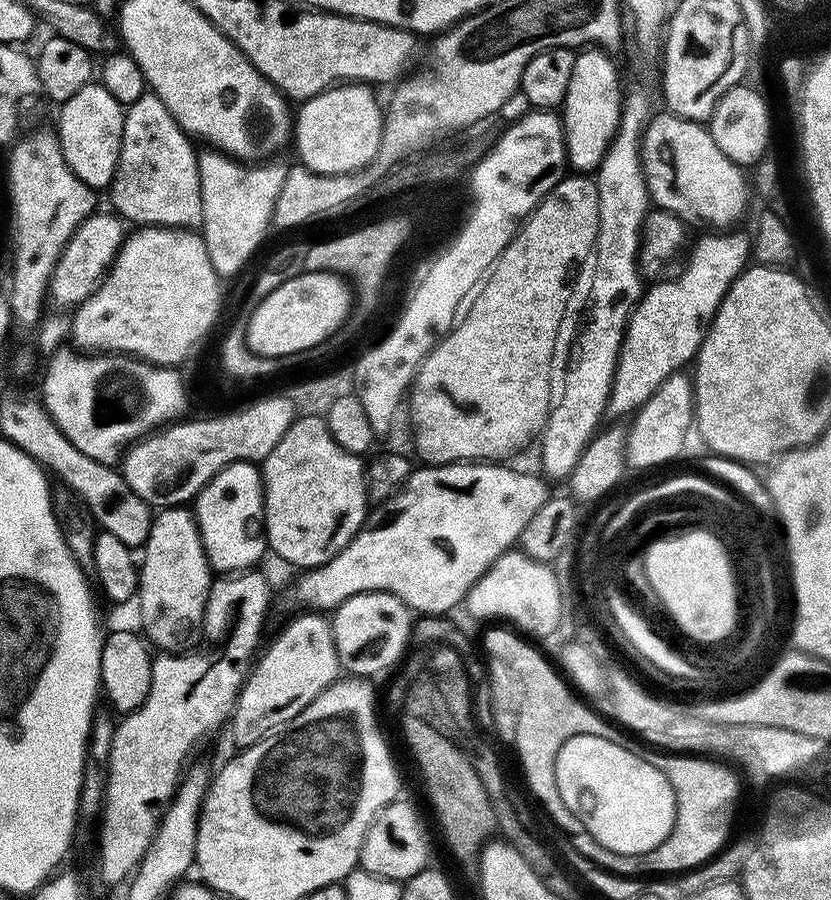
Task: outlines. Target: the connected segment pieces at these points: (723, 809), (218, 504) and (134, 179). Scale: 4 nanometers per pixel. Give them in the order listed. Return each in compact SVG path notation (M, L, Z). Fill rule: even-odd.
M664 754L661 760L658 760L659 767L673 781L680 780L678 792L683 799L678 804L678 815L676 818L676 828L670 838L654 854L656 868L660 872L680 872L687 874L695 869L701 869L709 862L715 861L722 852L725 851L729 843L728 835L732 832L732 815L736 812L736 803L740 800L740 780L736 777L737 769L721 762L716 758L701 758L696 754Z
M232 464L194 501L194 515L213 569L220 574L243 574L255 569L269 551L266 535L266 485L255 464Z
M145 94L139 102L127 109L124 117L124 137L122 138L122 146L120 147L120 157L116 163L116 177L112 179L110 185L110 193L112 192L112 204L115 215L123 218L129 225L143 226L146 228L167 228L169 230L196 230L204 223L204 207L202 206L202 190L200 189L200 162L198 152L192 149L193 141L190 139L189 133L185 132L176 119L170 114L161 100L154 94Z

